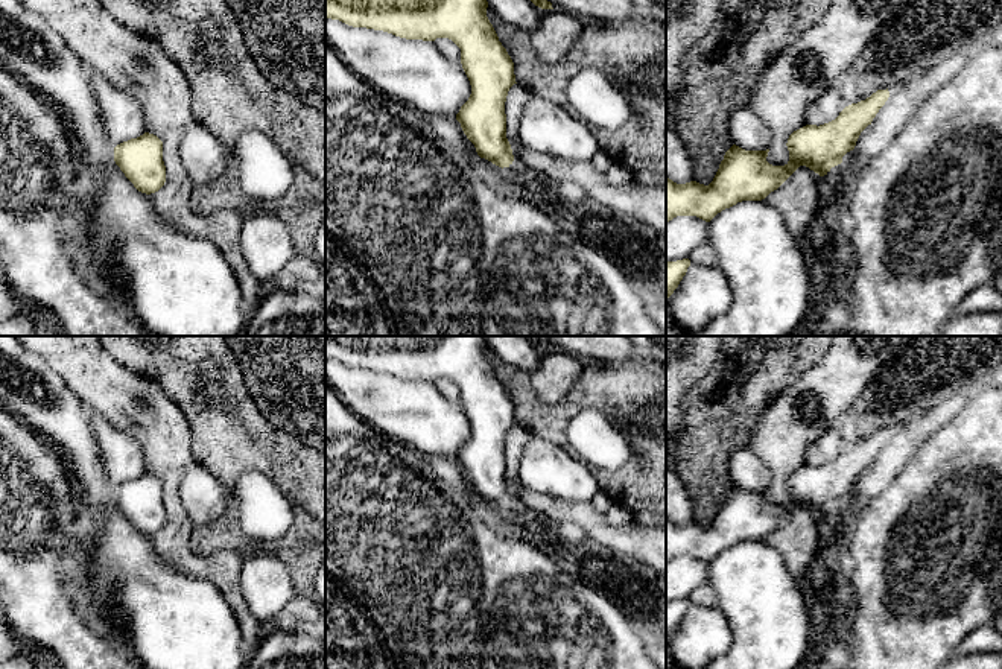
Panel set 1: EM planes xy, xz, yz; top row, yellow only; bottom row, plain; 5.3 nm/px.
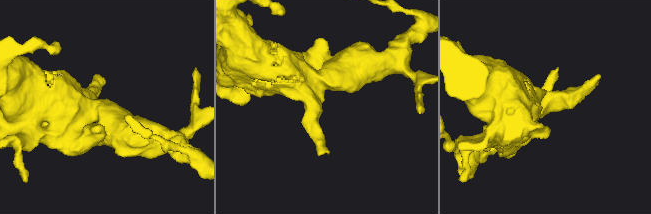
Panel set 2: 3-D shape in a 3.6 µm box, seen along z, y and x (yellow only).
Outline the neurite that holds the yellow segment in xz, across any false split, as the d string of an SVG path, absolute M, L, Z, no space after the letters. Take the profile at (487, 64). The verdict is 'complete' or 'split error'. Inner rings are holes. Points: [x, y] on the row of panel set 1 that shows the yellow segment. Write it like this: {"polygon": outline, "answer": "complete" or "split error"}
{"polygon": "M325 0L325 18L406 40L452 40L461 49L461 64L471 85L471 94L456 114L456 120L477 155L503 169L514 161L506 138L505 102L509 88L517 82L514 62L487 17L487 8L487 0Z", "answer": "complete"}

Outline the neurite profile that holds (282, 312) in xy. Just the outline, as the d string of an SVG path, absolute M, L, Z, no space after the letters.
M274 286L254 309L245 336L325 336L325 300Z

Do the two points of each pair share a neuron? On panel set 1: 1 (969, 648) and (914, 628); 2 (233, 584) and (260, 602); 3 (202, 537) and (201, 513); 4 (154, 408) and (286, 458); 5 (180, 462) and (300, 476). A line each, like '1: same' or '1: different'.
1: different
2: different
3: different
4: different
5: different

